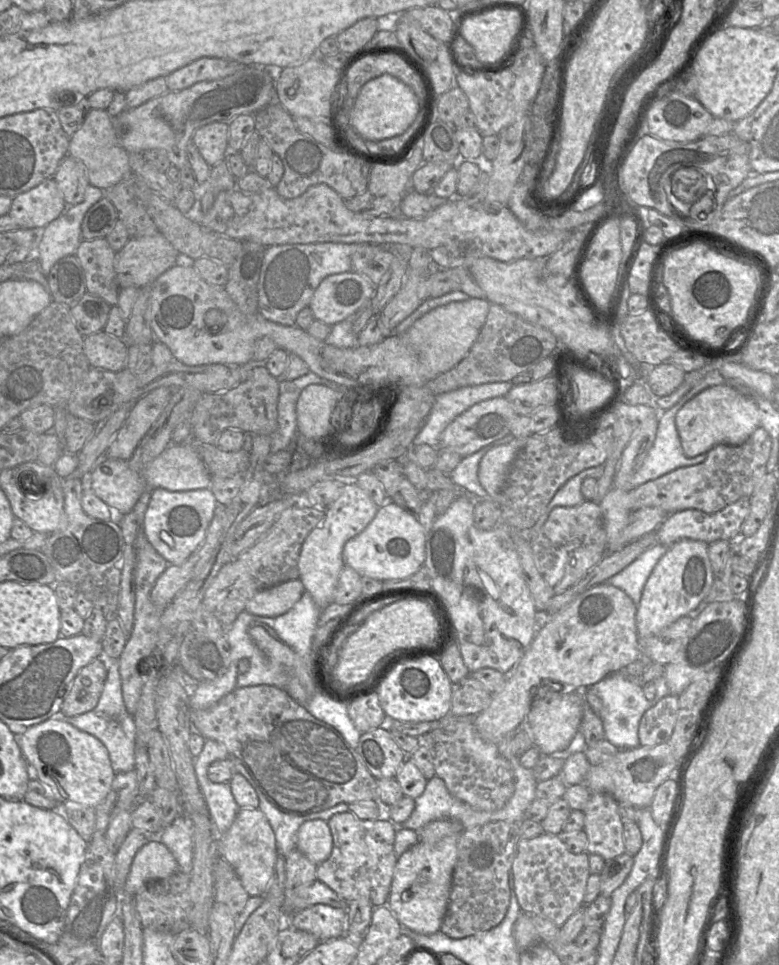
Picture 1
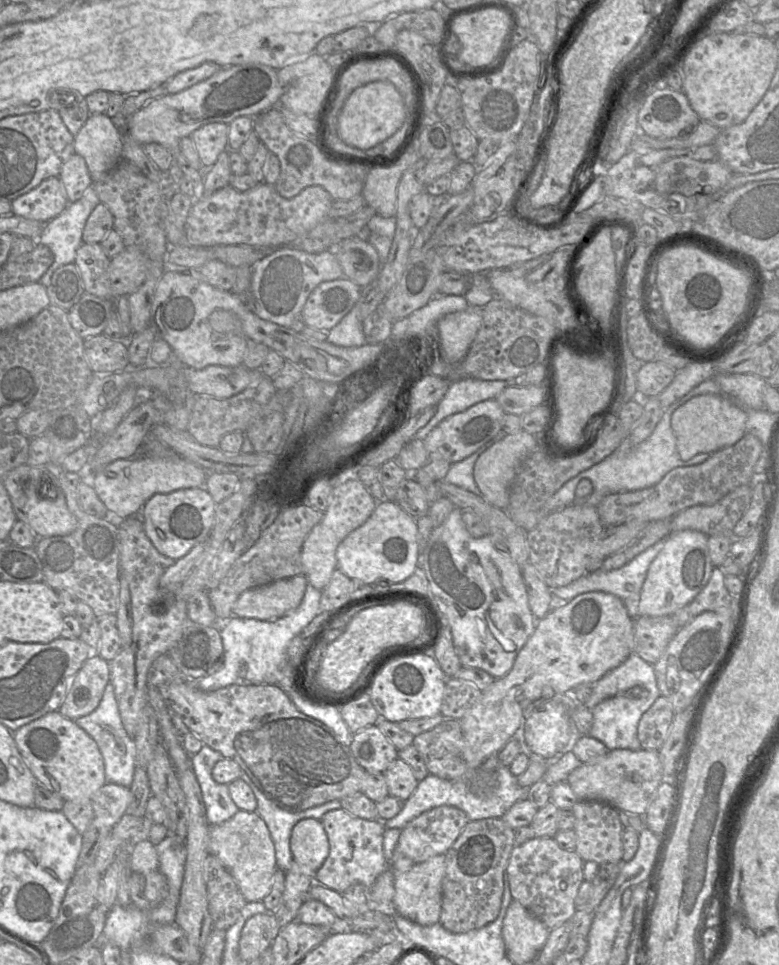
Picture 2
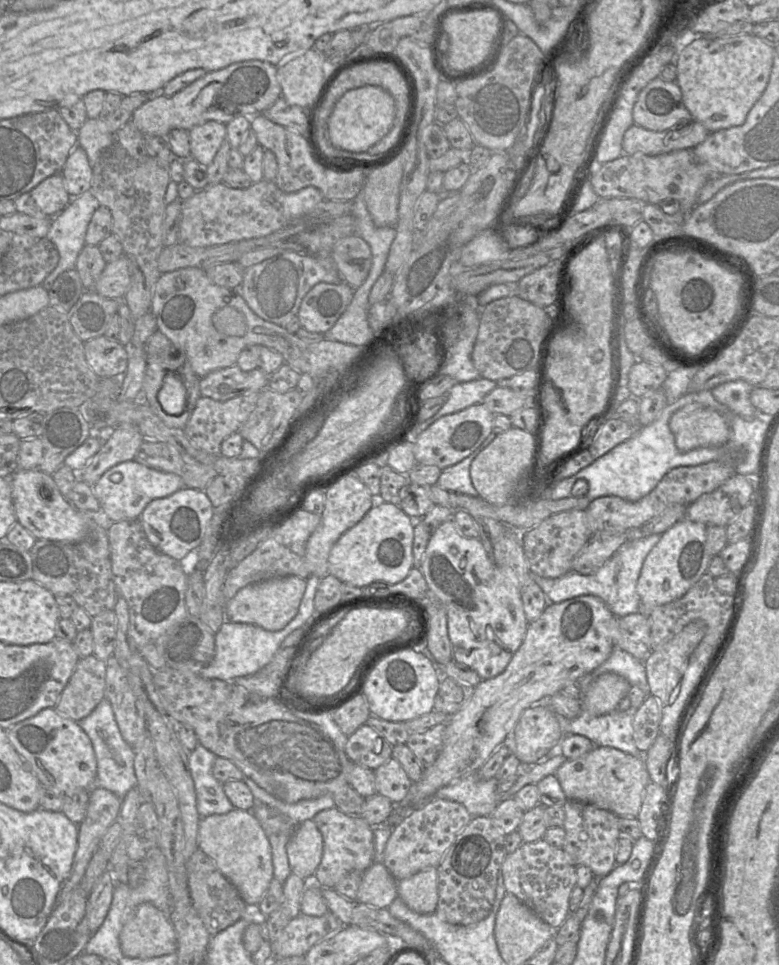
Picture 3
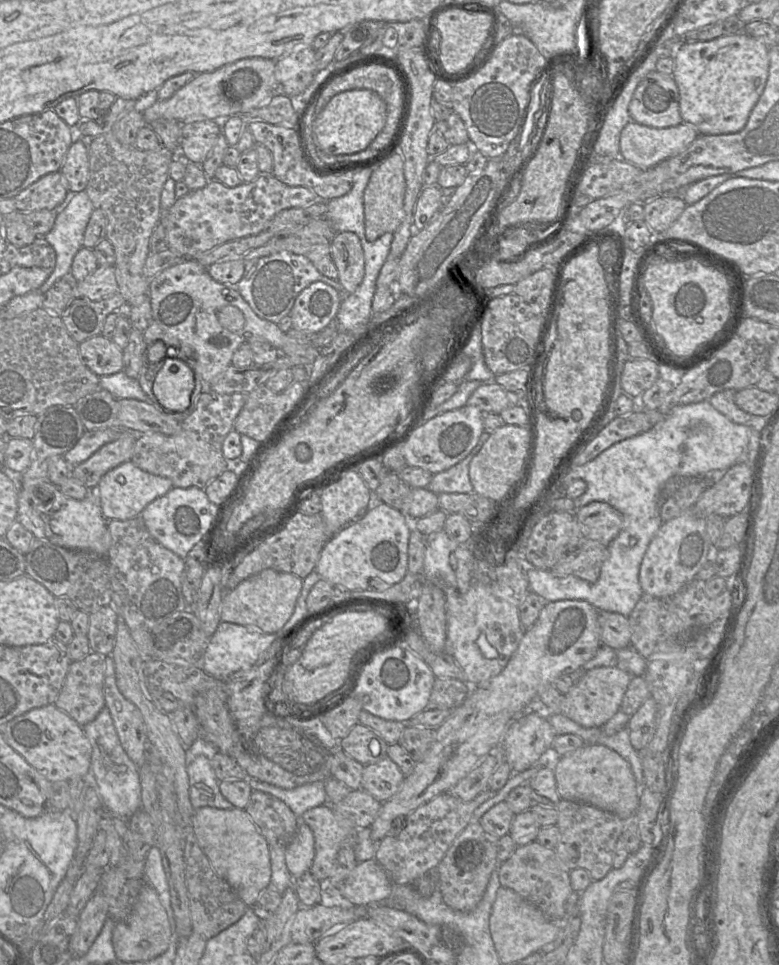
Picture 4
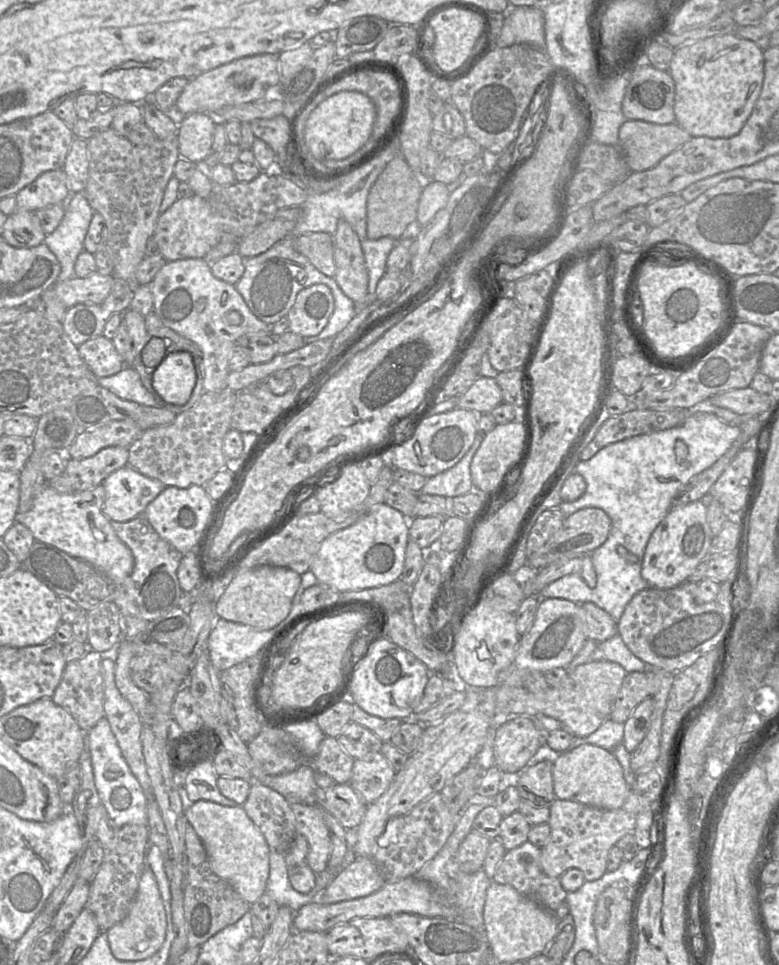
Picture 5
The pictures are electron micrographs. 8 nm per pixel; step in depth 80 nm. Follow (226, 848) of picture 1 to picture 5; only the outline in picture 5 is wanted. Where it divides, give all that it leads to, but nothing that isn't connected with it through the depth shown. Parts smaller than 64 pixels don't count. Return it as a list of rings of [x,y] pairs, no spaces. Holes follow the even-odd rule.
[[[199,800],[187,808],[185,816],[206,849],[212,871],[226,880],[249,904],[258,901],[266,892],[270,871],[270,848],[264,835],[243,807],[227,807]]]

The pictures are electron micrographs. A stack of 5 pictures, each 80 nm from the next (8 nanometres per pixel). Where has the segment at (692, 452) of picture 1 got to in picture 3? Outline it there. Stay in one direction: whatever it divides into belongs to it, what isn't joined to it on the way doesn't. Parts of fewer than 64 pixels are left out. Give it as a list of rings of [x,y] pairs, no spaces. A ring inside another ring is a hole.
[[[690,403],[675,411],[669,420],[669,428],[681,453],[699,447],[720,446],[730,438],[726,420],[699,403]]]

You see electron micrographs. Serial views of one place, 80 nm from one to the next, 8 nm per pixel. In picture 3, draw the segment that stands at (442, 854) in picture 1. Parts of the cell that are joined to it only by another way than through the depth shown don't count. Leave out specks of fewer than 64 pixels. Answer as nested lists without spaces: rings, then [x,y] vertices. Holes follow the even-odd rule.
[[[425,868],[398,881],[398,897],[413,911],[421,914],[436,912],[438,905],[438,868]]]

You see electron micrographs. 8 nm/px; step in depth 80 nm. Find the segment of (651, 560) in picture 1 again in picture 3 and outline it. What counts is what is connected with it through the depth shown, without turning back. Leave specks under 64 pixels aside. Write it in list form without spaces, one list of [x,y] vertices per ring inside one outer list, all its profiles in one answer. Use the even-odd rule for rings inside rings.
[[[653,534],[640,539],[626,540],[594,574],[582,575],[569,571],[559,578],[544,578],[533,575],[533,579],[544,592],[547,606],[581,595],[593,595],[600,598],[616,617],[637,613],[640,610],[640,597],[637,593],[638,578],[646,556],[658,543],[660,536]]]

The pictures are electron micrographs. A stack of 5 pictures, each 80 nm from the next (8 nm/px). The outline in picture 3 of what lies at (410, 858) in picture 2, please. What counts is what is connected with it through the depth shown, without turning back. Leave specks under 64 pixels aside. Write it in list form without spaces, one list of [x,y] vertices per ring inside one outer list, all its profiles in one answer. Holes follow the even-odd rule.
[[[430,798],[416,806],[393,828],[383,853],[383,864],[397,881],[417,872],[438,867],[457,835],[473,817],[462,804],[440,798]]]

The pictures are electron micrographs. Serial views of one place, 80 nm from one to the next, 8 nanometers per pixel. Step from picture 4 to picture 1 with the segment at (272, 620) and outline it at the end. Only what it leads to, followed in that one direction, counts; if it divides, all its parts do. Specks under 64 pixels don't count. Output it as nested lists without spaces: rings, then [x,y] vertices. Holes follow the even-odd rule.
[[[300,579],[282,582],[257,592],[245,611],[263,617],[277,617],[288,612],[301,598],[305,588]]]

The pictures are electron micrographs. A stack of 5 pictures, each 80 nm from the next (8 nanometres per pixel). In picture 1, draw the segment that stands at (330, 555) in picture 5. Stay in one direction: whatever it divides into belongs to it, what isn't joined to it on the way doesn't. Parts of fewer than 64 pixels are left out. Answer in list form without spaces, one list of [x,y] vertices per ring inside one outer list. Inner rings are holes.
[[[388,500],[380,506],[373,520],[358,535],[348,540],[342,550],[345,566],[355,570],[361,577],[375,580],[403,580],[412,576],[424,565],[426,533],[416,516]]]

